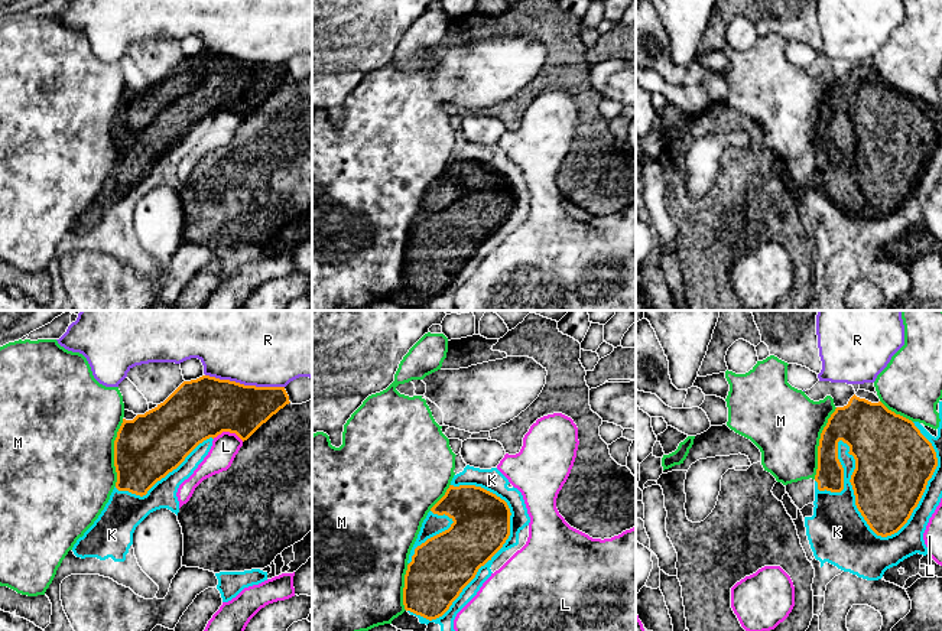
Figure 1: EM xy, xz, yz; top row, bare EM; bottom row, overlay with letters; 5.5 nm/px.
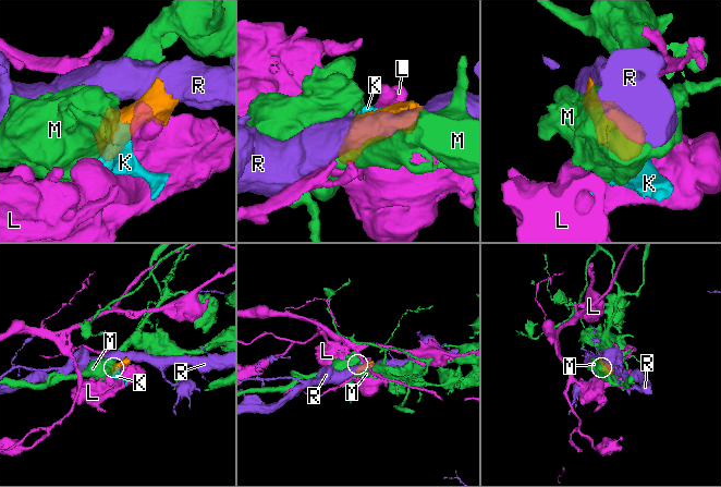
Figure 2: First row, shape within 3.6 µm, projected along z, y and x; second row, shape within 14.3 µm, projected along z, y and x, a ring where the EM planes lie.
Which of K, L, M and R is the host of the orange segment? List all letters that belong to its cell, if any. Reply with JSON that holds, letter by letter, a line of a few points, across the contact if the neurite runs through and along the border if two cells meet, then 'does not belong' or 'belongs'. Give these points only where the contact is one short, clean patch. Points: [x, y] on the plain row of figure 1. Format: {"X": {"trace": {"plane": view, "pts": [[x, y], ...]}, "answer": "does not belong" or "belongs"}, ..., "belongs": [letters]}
{"K": {"answer": "belongs"}, "L": {"answer": "does not belong"}, "M": {"answer": "does not belong"}, "R": {"answer": "does not belong"}, "belongs": ["K"]}

